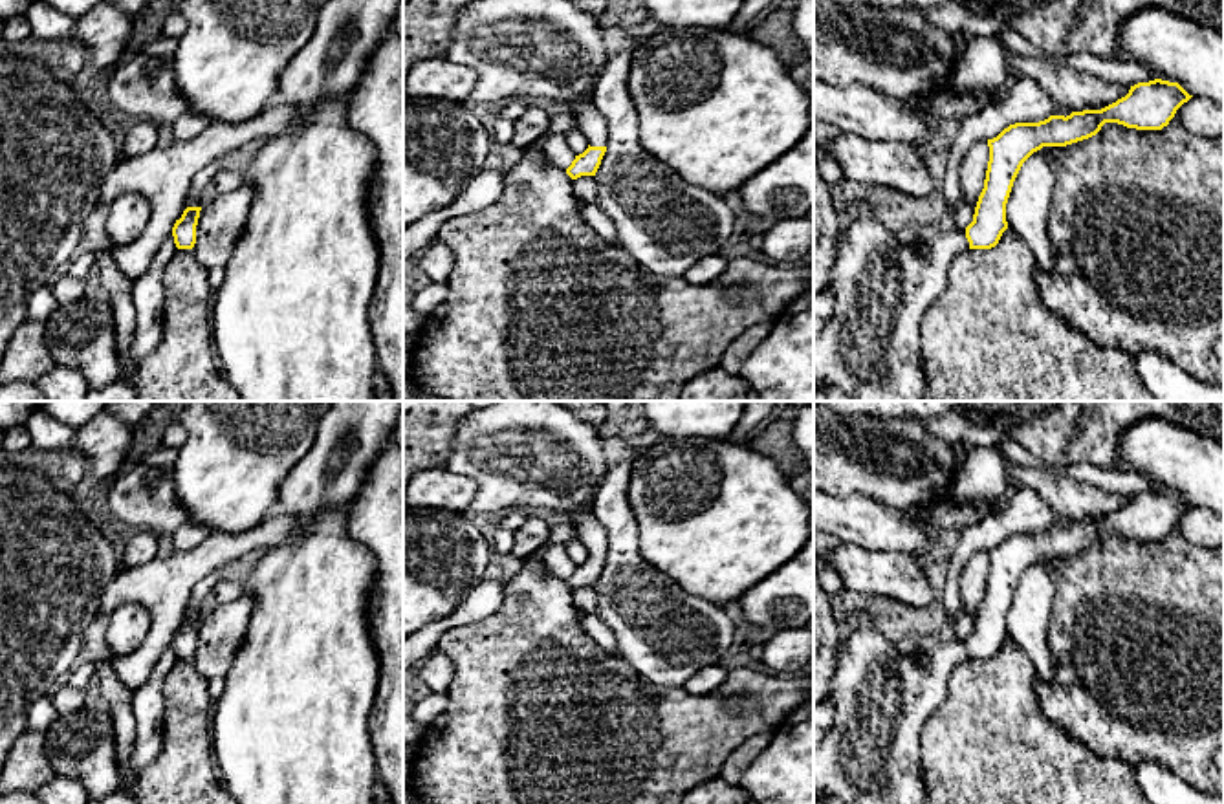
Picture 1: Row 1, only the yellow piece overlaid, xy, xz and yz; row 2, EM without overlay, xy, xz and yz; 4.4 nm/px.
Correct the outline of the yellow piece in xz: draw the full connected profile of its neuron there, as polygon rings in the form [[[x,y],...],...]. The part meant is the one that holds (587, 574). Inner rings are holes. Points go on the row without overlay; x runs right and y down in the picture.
[[[495,401],[473,408],[458,425],[445,467],[476,483],[471,511],[493,515],[513,507],[544,507],[570,520],[588,559],[575,566],[566,584],[572,590],[596,586],[607,562],[607,531],[585,511],[601,485],[610,460],[597,429],[555,401]]]

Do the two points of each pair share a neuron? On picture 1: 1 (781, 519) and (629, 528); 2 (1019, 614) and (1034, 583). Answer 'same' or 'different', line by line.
1: different
2: same

